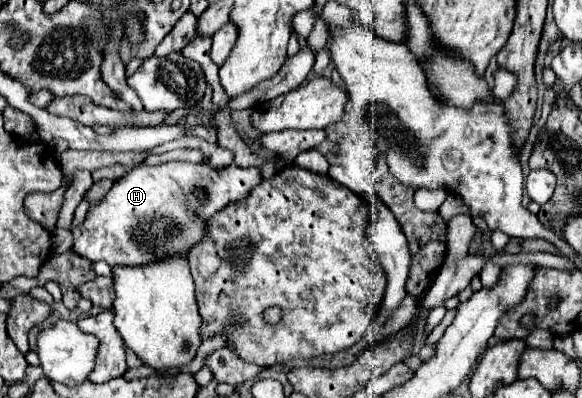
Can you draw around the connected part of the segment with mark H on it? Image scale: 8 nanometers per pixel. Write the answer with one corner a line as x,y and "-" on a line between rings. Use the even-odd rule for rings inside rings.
164,162
156,166
138,166
132,168
124,178
116,180
106,198
88,210
86,220
74,234
74,250
90,260
104,260
112,268
114,266
144,266
152,262
160,262
172,256
186,256
186,252
198,244
206,236
204,224
210,220
214,212
242,200
254,186
262,182
260,168
240,168
236,164
224,168
212,168
206,162
-
196,192
202,192
204,198
196,198

